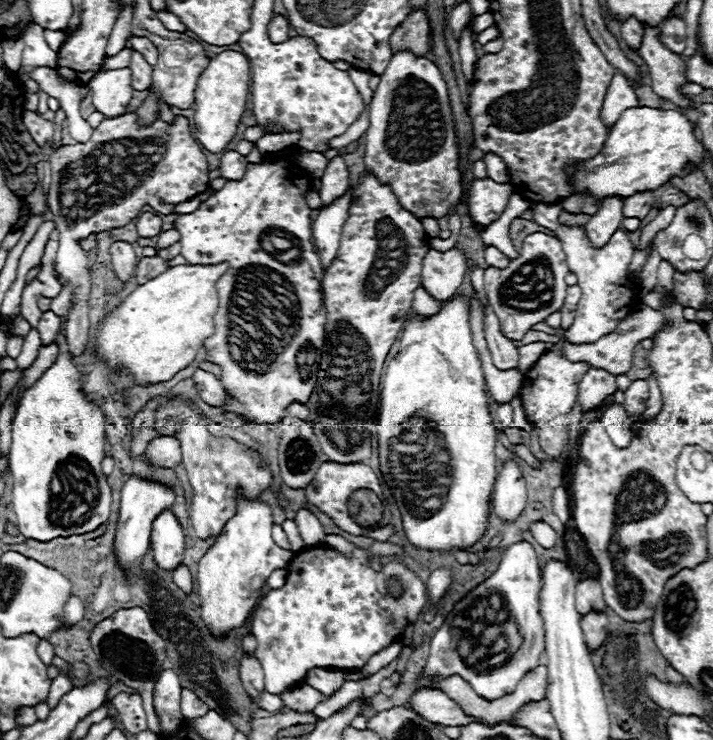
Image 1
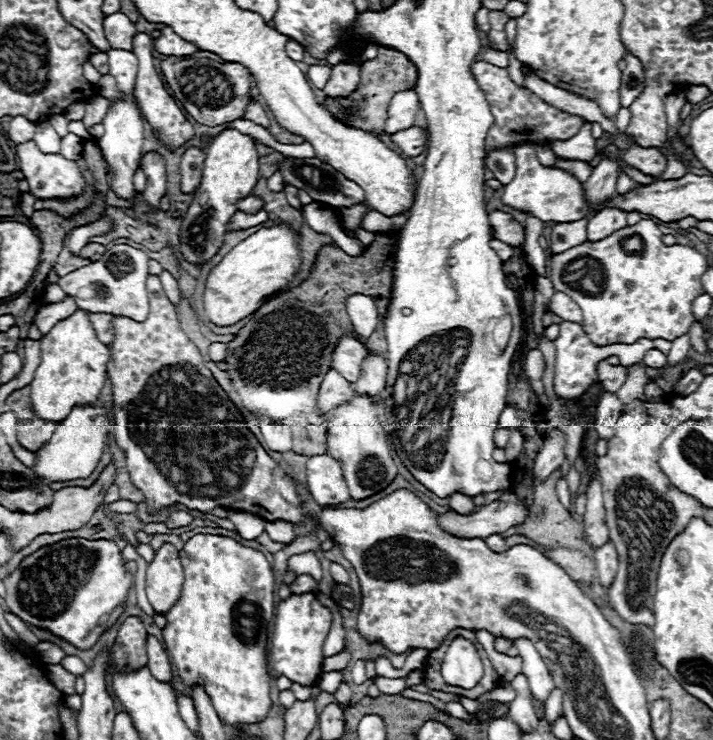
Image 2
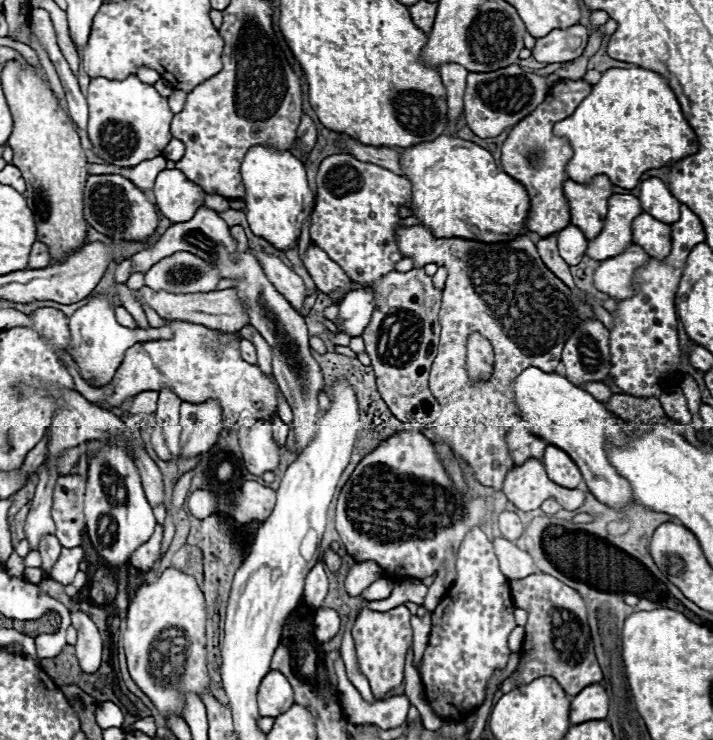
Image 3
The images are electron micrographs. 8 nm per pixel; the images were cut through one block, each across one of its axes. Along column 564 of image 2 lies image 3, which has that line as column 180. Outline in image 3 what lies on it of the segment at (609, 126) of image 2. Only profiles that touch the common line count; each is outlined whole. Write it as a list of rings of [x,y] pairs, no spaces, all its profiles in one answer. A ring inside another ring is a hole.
[[[174,90],[172,94],[170,94],[170,108],[172,108],[172,112],[174,114],[178,114],[182,108],[184,108],[184,102],[186,102],[186,94],[182,92],[182,90]]]

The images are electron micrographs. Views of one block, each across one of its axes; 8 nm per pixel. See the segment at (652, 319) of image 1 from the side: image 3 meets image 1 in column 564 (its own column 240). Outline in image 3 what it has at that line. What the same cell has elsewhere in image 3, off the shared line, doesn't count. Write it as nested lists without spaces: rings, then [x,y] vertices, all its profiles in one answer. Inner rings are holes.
[[[240,340],[240,356],[248,364],[256,364],[256,348],[254,348],[254,344],[248,342],[248,340]]]

